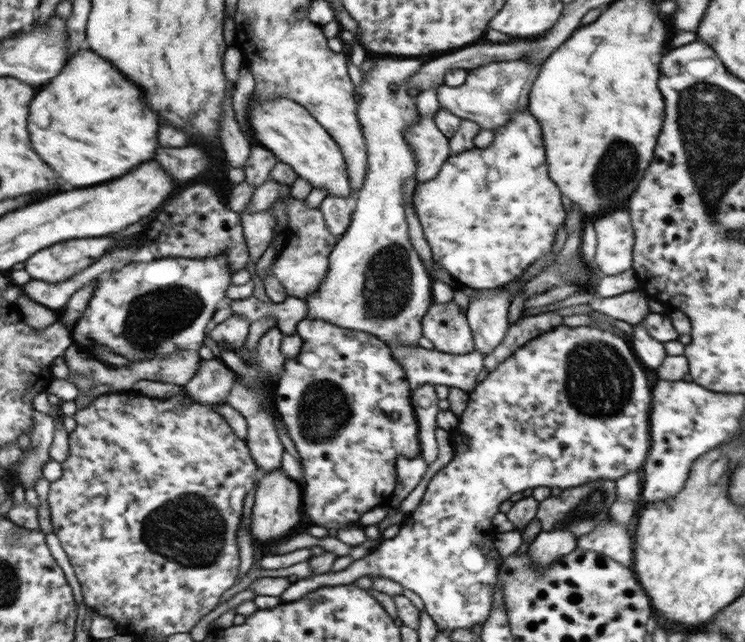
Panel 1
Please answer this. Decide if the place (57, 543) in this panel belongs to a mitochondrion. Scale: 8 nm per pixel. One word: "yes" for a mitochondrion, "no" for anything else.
no

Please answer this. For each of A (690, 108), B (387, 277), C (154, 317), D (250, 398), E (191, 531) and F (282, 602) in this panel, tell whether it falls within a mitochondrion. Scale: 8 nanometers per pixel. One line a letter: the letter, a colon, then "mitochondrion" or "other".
A: mitochondrion
B: mitochondrion
C: mitochondrion
D: mitochondrion
E: mitochondrion
F: other

